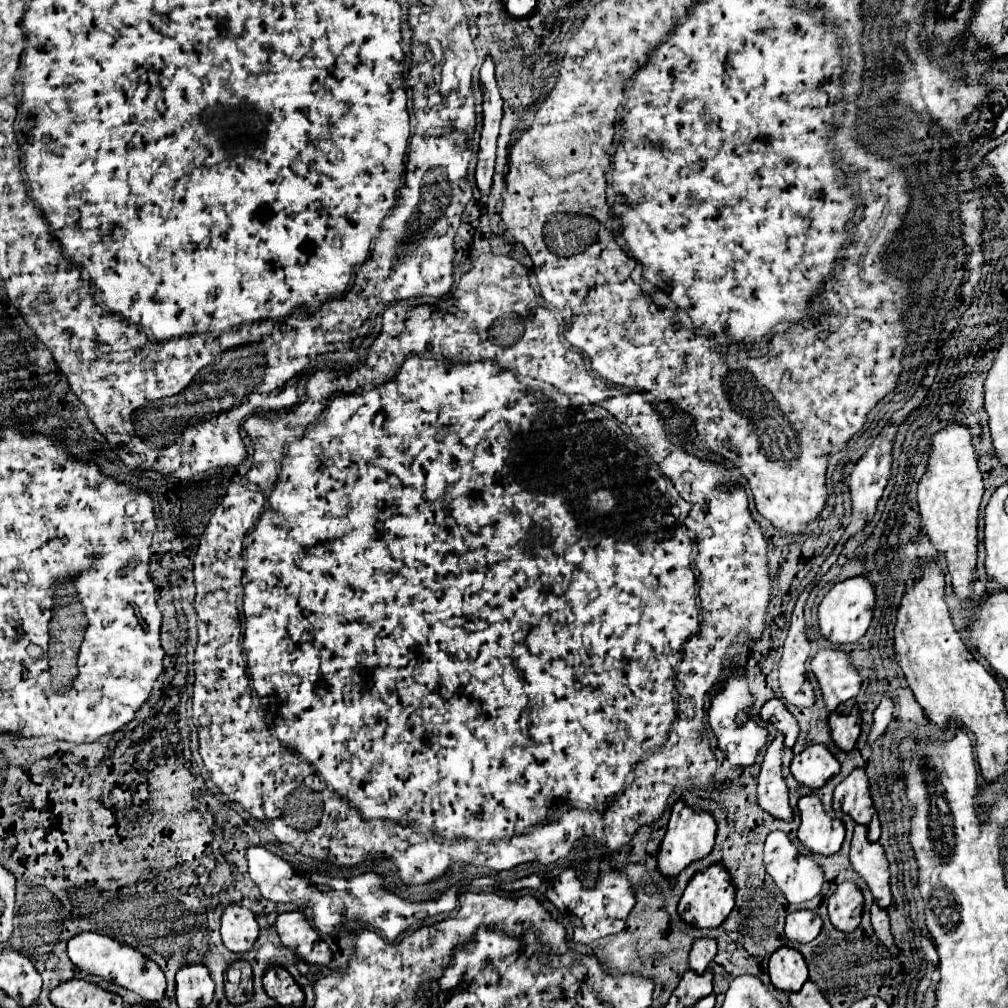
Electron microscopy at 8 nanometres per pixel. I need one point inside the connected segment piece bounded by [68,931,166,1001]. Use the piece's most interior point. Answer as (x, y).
(99, 954)

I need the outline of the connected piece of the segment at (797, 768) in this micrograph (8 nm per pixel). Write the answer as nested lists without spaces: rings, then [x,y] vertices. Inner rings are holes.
[[[810,745],[794,757],[790,769],[798,783],[820,789],[828,779],[840,773],[840,763],[826,745]]]

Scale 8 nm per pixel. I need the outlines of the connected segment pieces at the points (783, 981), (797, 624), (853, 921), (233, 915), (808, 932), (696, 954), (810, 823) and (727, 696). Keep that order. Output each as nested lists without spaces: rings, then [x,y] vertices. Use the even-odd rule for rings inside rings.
[[[786,945],[770,957],[768,971],[772,985],[782,991],[798,991],[802,983],[808,979],[808,965],[802,953]]]
[[[794,611],[792,625],[780,659],[780,685],[784,699],[796,707],[812,707],[816,701],[814,687],[810,685],[806,669],[808,657],[810,657],[810,641],[806,637],[804,613]]]
[[[844,881],[828,899],[828,915],[840,931],[854,931],[862,919],[864,895],[856,883]]]
[[[228,905],[222,913],[222,941],[234,953],[250,951],[258,939],[258,923],[250,909],[240,905]]]
[[[794,911],[786,917],[786,937],[796,943],[810,943],[822,929],[822,917],[816,911]]]
[[[704,937],[704,939],[696,939],[694,947],[690,951],[690,969],[696,973],[702,973],[710,967],[712,959],[716,957],[716,939]]]
[[[804,797],[800,801],[802,825],[798,829],[798,839],[804,847],[818,855],[832,855],[840,849],[844,841],[844,821],[832,817],[824,811],[816,797]]]
[[[732,669],[732,673],[728,675],[722,691],[712,699],[712,707],[708,713],[710,719],[710,727],[714,729],[714,735],[718,737],[720,743],[720,751],[722,751],[727,760],[741,763],[743,767],[751,766],[755,763],[758,751],[764,747],[768,731],[764,727],[760,727],[752,717],[750,717],[750,709],[754,705],[754,695],[750,693],[744,675],[738,669]]]

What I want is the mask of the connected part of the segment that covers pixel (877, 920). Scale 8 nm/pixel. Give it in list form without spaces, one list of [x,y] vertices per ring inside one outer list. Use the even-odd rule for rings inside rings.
[[[874,903],[870,915],[872,915],[872,927],[874,927],[878,939],[882,939],[882,943],[886,943],[886,947],[890,947],[892,955],[898,955],[898,947],[896,947],[892,931],[890,931],[888,909],[882,909],[882,907],[878,907],[878,903]]]

